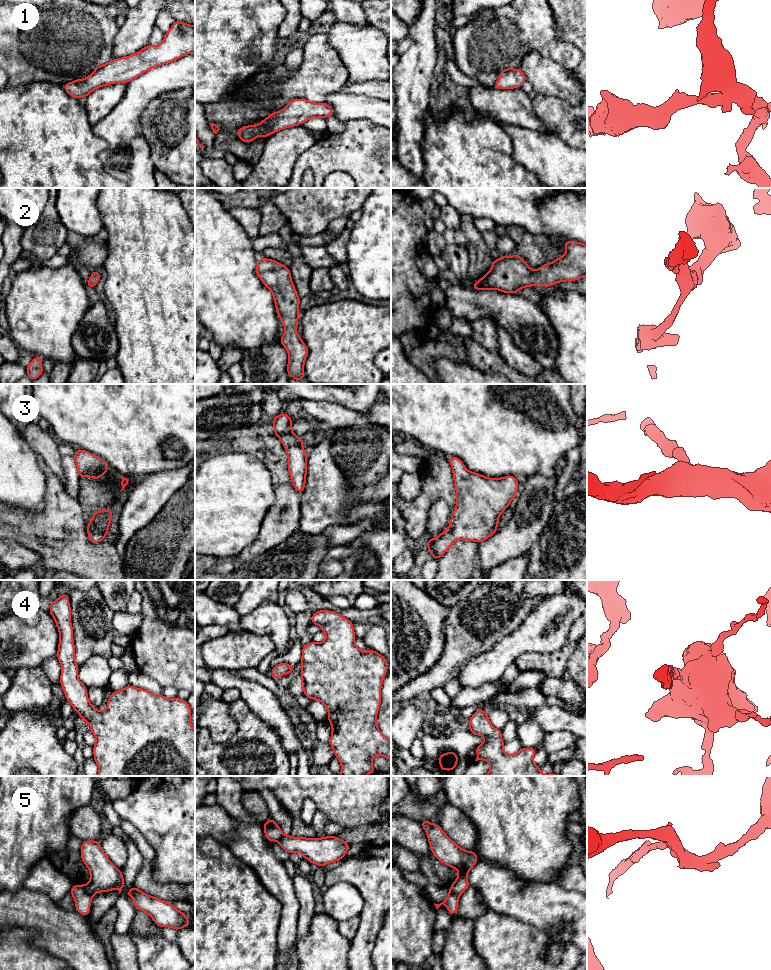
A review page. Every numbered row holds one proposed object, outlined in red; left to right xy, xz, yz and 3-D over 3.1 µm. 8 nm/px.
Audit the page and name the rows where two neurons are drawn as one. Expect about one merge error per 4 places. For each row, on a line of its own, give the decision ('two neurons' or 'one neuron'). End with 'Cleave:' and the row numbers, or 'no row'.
1: one neuron
2: one neuron
3: one neuron
4: one neuron
5: two neurons
Cleave: 5

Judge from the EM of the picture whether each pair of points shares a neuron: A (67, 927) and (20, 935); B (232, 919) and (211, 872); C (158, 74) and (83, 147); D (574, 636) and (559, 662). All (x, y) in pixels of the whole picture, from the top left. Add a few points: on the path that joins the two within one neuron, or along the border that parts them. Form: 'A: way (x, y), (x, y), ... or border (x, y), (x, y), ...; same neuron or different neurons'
A: border (11, 928), (30, 928), (29, 942), (48, 952); different neurons
B: way (220, 907), (214, 901), (214, 884); same neuron
C: border (91, 126), (105, 143), (99, 158); different neurons
D: way (572, 642), (561, 656); same neuron

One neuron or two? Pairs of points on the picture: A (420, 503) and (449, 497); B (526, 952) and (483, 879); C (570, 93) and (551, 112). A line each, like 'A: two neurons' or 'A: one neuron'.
A: one neuron
B: two neurons
C: two neurons

